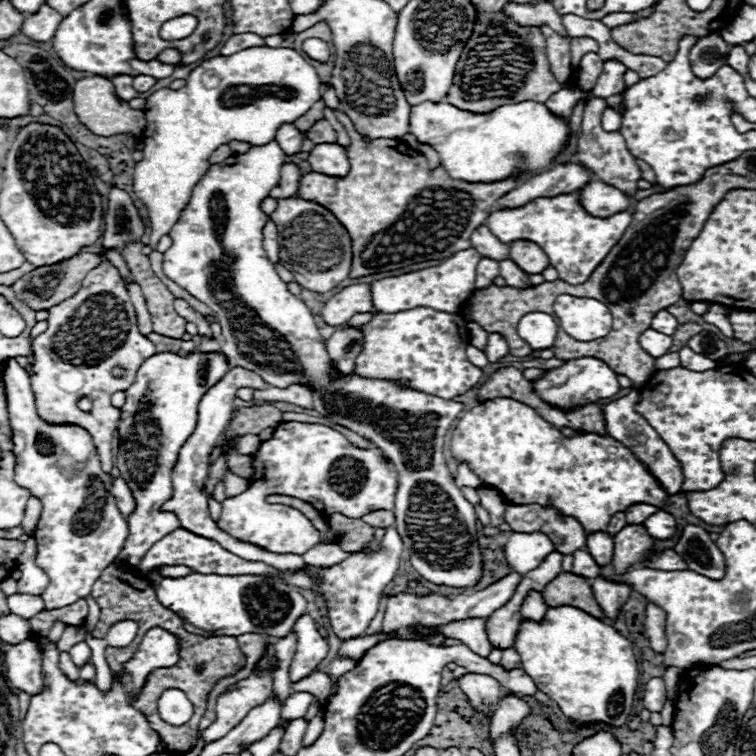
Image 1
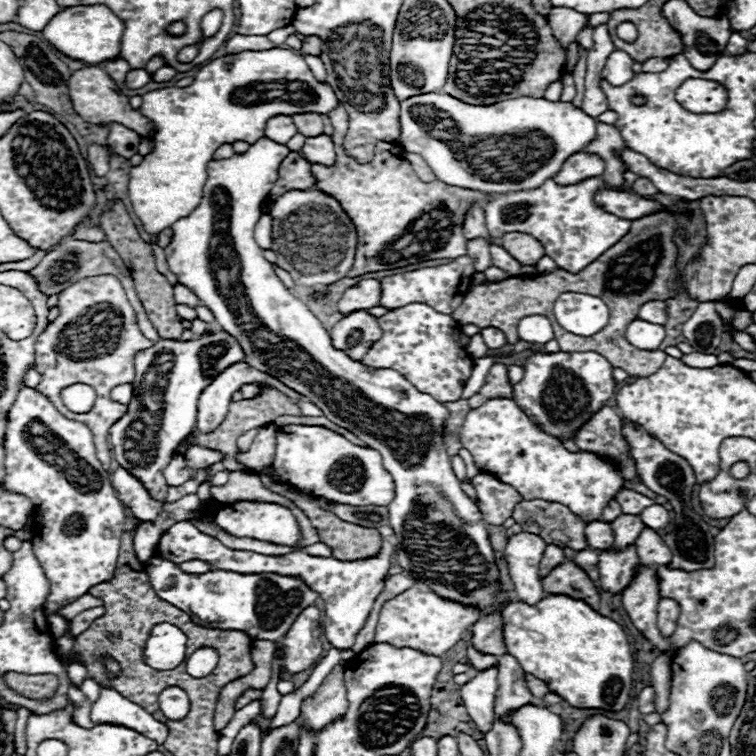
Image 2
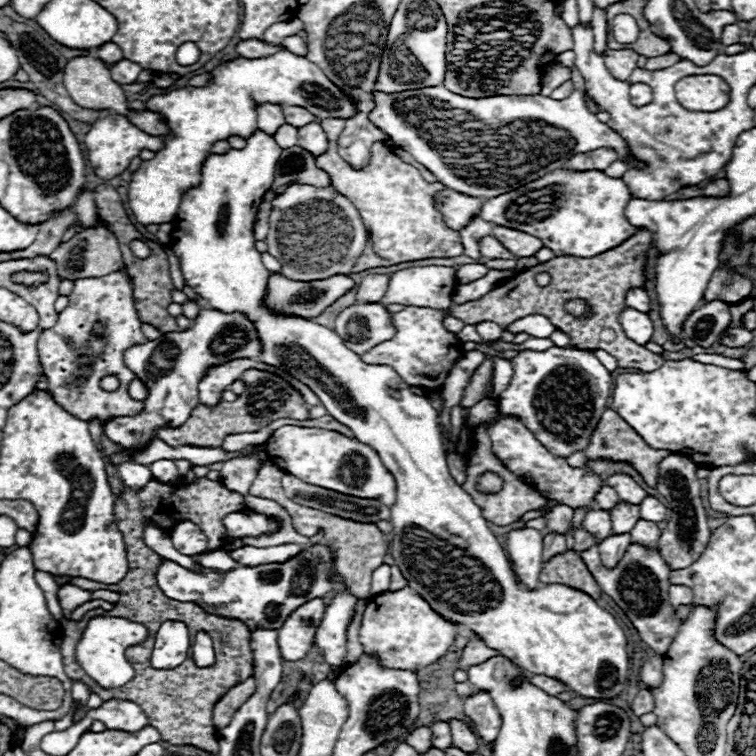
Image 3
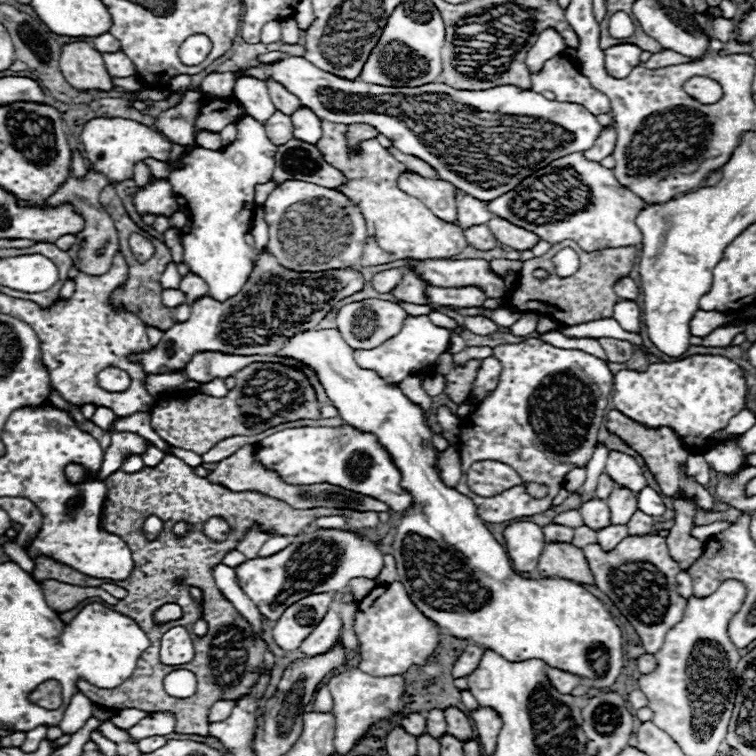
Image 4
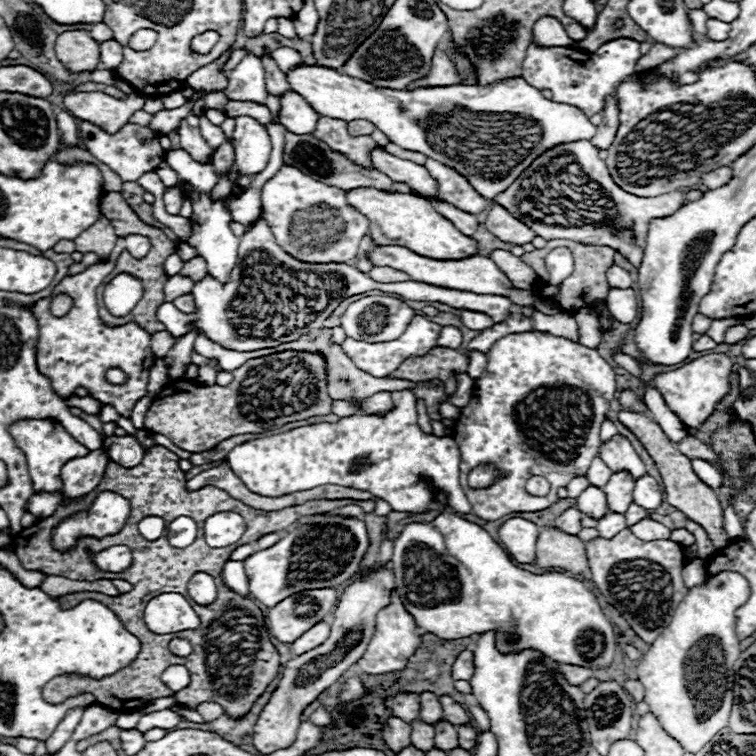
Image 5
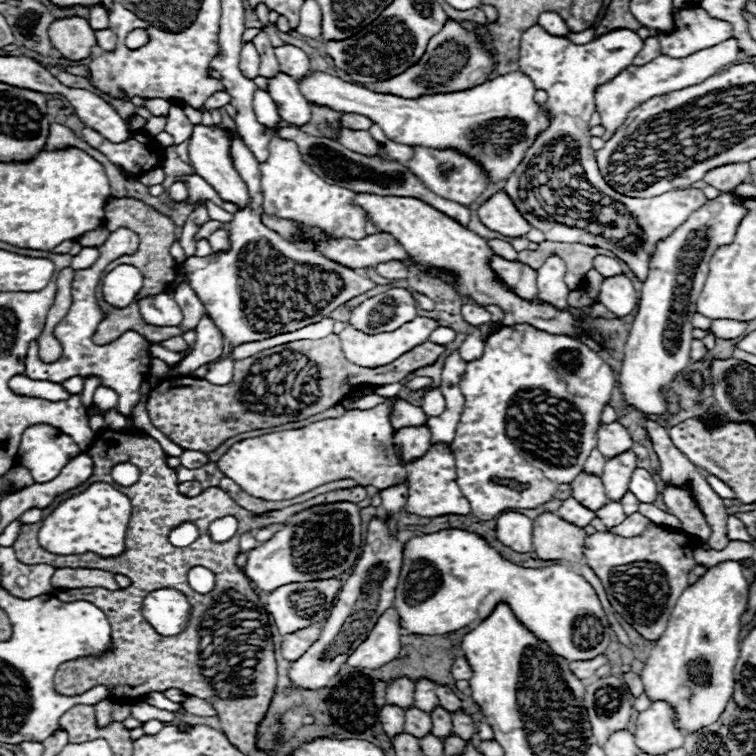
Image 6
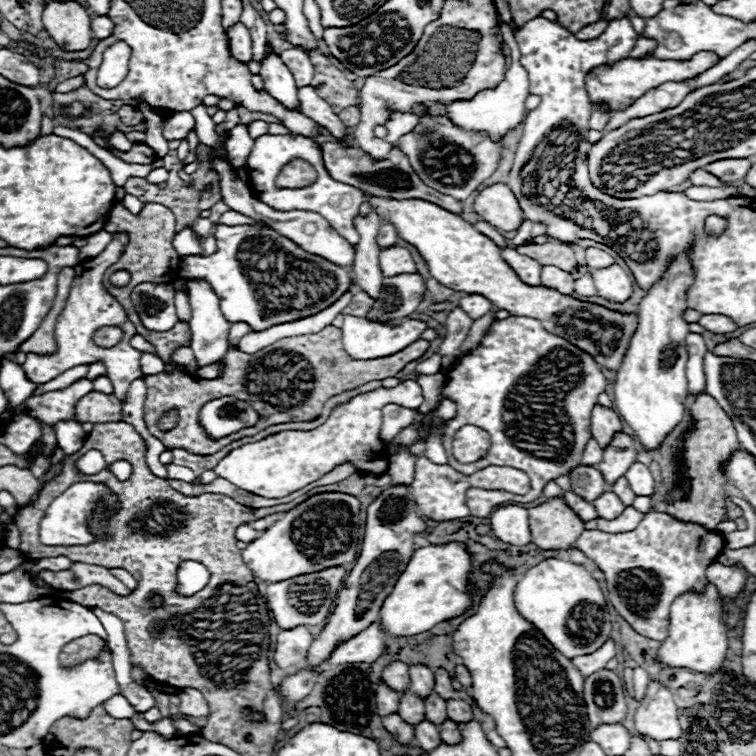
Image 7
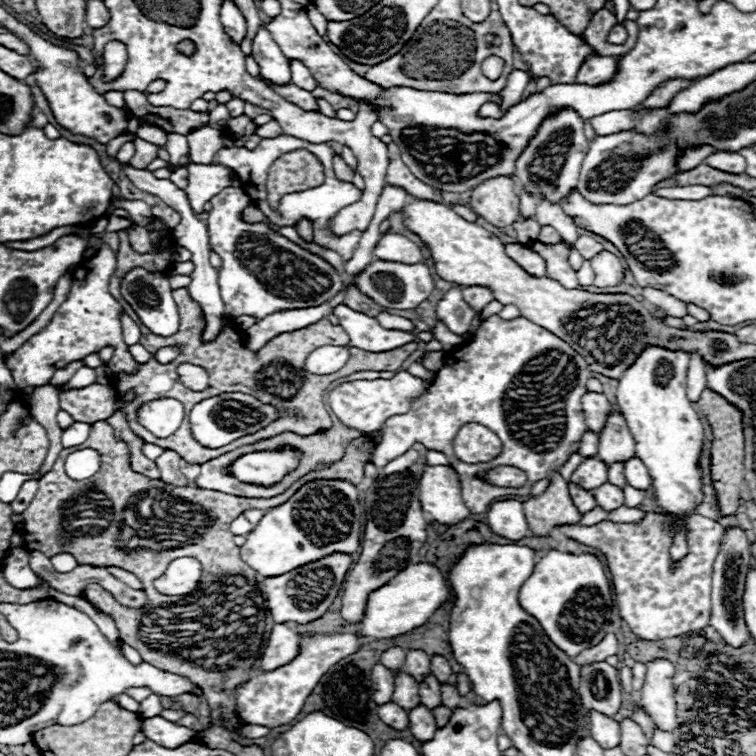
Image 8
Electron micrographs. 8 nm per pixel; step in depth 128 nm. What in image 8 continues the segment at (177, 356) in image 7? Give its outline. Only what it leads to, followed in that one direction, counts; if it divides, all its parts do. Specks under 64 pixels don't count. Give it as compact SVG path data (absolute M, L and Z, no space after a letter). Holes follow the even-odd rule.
M184 362L178 366L178 374L180 374L180 380L190 390L206 390L206 386L208 386L208 372L202 366L194 366L194 364Z

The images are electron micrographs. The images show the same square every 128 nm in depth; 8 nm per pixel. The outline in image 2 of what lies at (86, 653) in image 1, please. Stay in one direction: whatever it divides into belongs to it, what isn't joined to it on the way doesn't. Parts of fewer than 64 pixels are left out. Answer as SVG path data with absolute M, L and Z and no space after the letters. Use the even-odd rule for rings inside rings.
M57 613L47 617L47 624L50 634L52 634L54 639L58 639L63 636L68 629L68 623L66 623L62 617L58 616ZM73 662L67 667L68 677L74 684L80 686L80 682L87 678L87 670L82 662Z

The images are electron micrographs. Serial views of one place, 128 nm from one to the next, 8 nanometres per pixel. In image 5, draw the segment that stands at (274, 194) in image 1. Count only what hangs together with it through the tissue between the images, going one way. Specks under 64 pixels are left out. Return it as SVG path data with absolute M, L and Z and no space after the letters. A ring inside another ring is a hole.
M286 132L284 136L284 164L288 166L294 166L298 168L302 174L318 180L318 182L326 182L330 186L338 186L342 190L354 190L354 188L360 188L360 186L372 186L372 188L394 188L398 192L410 192L414 194L406 184L398 184L398 182L392 182L386 174L378 172L378 170L366 170L362 166L356 166L352 164L350 160L346 160L342 154L330 150L328 146L322 144L322 140L314 138L314 136L298 136L298 134L290 134Z

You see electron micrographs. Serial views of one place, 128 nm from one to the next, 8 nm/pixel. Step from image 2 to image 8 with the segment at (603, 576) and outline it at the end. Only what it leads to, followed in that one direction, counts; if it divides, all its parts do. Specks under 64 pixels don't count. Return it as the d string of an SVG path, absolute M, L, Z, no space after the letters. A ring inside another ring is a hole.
M610 482L602 484L598 490L592 490L596 502L600 508L604 510L616 510L620 506L624 506L624 494L618 486L612 486Z

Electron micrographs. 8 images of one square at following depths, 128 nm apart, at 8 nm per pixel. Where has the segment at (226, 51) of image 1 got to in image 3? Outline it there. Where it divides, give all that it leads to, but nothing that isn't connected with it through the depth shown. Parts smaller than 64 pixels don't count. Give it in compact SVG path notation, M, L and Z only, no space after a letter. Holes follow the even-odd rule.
M240 40L236 44L236 52L244 58L262 58L262 56L270 56L276 54L280 48L272 46L264 40Z

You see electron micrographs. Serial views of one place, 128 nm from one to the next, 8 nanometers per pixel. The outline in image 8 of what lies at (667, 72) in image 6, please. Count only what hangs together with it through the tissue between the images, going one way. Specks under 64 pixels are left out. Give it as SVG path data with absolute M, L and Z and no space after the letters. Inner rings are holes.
M588 58L582 64L582 70L578 70L578 84L588 84L588 86L600 86L610 82L618 74L618 58Z

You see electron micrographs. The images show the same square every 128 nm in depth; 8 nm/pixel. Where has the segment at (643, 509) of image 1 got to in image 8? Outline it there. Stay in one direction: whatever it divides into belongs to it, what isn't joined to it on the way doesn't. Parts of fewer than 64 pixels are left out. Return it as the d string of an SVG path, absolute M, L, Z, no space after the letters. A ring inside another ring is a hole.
M586 392L582 398L582 408L584 408L584 416L586 416L586 424L592 432L600 434L602 428L606 426L608 416L612 414L614 406L606 400L604 394L596 394L596 392Z

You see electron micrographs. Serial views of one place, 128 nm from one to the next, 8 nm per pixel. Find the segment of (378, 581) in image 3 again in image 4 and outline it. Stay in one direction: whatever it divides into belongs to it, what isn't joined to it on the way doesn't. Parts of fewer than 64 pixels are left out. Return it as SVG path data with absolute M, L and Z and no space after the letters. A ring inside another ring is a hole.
M308 528L306 532L294 536L292 546L270 556L254 558L236 567L236 578L242 592L258 606L266 620L276 622L288 606L310 594L320 592L342 592L350 578L370 578L376 580L384 568L384 556L374 548L370 538L362 538L354 532L344 530L318 530Z

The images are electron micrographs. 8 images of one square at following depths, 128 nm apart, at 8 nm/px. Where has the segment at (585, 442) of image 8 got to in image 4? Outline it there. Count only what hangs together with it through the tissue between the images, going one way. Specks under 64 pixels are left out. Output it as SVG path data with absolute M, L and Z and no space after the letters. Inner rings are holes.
M602 474L600 476L600 480L598 480L598 488L596 488L596 496L598 498L602 498L602 500L606 500L610 494L612 494L612 490L616 488L616 484L612 482L612 478L608 476L608 474Z

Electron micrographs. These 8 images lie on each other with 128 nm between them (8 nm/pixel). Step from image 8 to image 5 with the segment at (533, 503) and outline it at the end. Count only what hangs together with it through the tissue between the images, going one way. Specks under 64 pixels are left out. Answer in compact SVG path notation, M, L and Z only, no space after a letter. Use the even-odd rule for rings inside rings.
M546 528L536 542L536 564L540 568L562 568L572 574L586 574L588 560L584 542L578 536L562 534L558 528Z

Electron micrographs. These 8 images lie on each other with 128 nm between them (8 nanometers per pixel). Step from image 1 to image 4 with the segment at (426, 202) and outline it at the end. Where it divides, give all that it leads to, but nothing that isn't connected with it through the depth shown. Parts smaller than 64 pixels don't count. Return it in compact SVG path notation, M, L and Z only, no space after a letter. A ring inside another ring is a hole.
M322 120L322 138L318 142L320 154L326 158L330 166L338 166L338 170L346 176L346 182L338 186L342 194L346 194L354 204L358 204L360 212L366 218L368 230L374 234L378 248L384 254L376 254L372 262L364 262L366 266L388 264L394 260L426 260L426 258L450 258L460 254L468 242L462 230L456 224L446 224L436 218L418 198L404 194L398 188L398 176L404 172L412 172L408 166L390 156L390 152L380 146L374 138L364 142L362 156L348 158L346 152L346 128L342 124L334 124Z

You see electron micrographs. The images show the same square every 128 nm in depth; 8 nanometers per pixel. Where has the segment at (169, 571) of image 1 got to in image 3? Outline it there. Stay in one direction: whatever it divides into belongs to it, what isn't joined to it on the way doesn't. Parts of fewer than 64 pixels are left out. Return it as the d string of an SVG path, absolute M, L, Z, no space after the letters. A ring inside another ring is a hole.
M209 552L196 555L194 557L196 562L202 566L202 568L208 568L208 570L232 570L236 568L238 564L228 558L228 554L222 554L222 552Z

